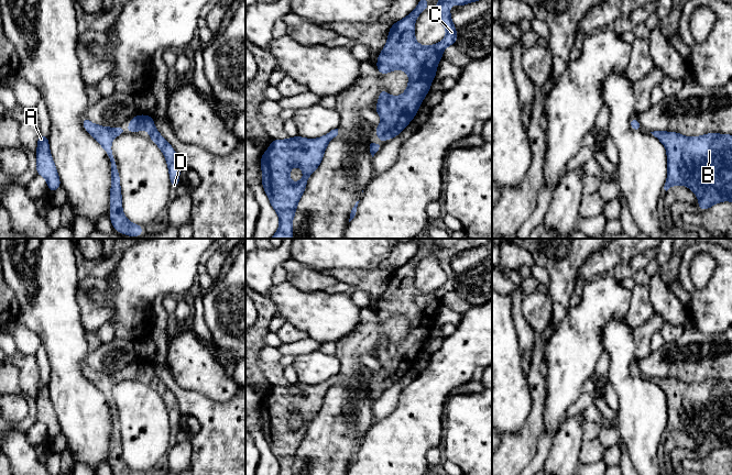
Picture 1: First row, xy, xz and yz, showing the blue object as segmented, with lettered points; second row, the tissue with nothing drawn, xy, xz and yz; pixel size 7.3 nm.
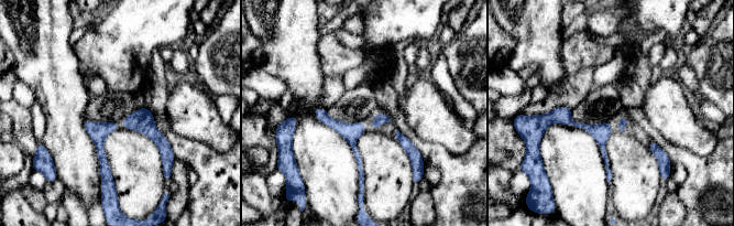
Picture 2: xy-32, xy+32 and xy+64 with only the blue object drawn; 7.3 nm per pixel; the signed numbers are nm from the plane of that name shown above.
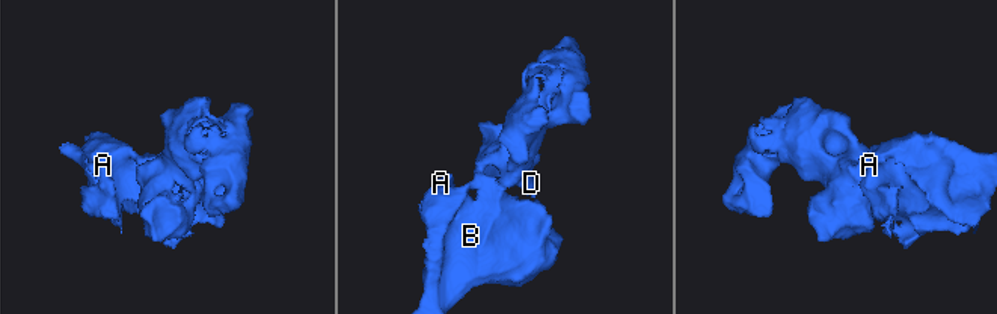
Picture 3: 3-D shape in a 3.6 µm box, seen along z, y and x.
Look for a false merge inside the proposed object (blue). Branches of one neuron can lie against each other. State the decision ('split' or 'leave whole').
leave whole

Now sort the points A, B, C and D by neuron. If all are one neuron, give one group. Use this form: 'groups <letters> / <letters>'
groups A B C D

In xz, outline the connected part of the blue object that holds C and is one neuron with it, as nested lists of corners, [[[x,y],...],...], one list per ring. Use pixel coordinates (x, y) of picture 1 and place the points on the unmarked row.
[[[441,239],[440,247],[434,254],[447,276],[447,281],[431,292],[419,291],[414,280],[417,263],[429,252],[424,243],[412,259],[391,273],[386,291],[378,303],[376,314],[380,321],[395,316],[405,317],[409,327],[407,335],[398,343],[390,342],[384,335],[380,336],[379,349],[374,355],[382,365],[381,371],[375,374],[380,388],[398,382],[417,361],[436,323],[437,311],[443,305],[444,296],[457,290],[457,276],[451,268],[449,252],[466,252],[491,242],[492,239]]]

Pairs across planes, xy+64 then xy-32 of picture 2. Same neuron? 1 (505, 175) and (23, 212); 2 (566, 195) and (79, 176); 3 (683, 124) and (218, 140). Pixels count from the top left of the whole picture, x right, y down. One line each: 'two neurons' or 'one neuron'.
1: one neuron
2: one neuron
3: one neuron

